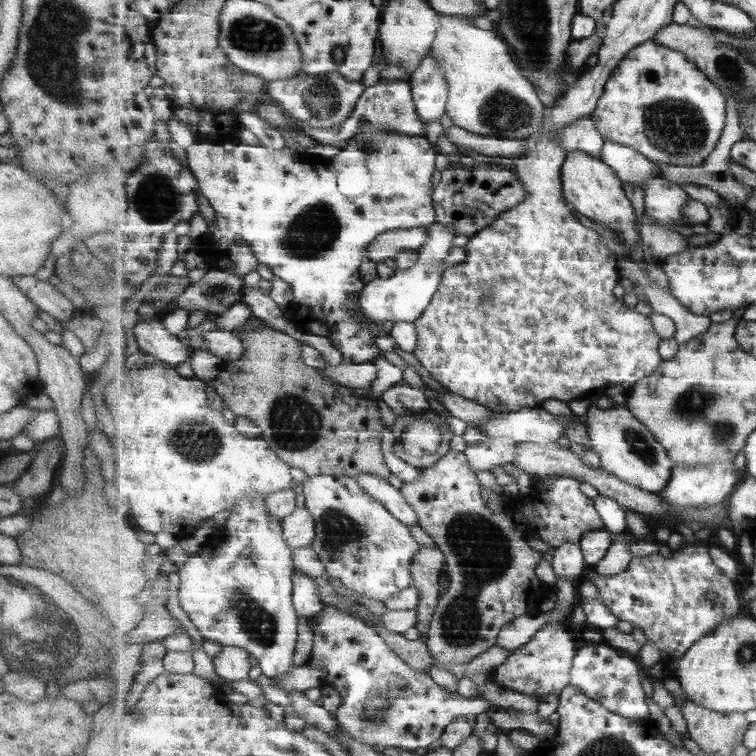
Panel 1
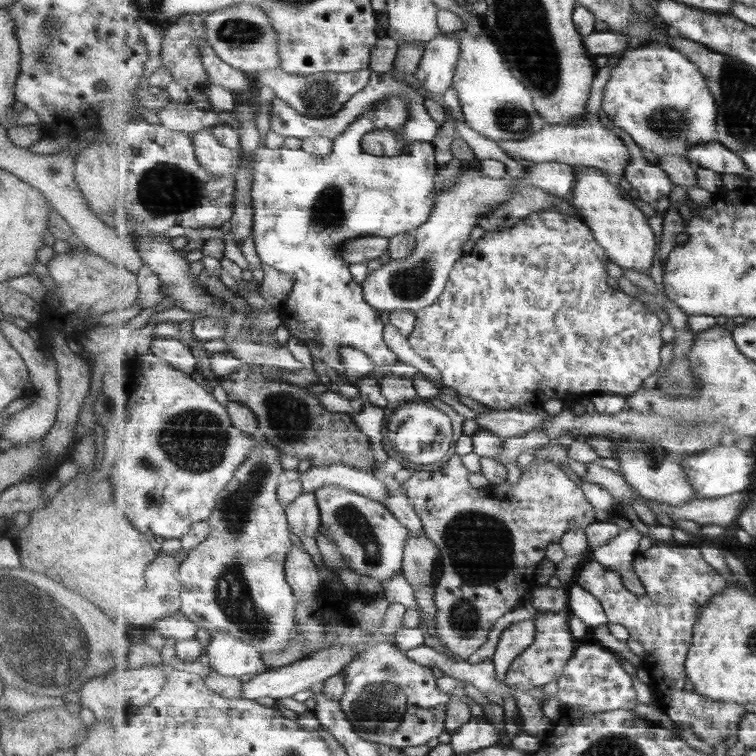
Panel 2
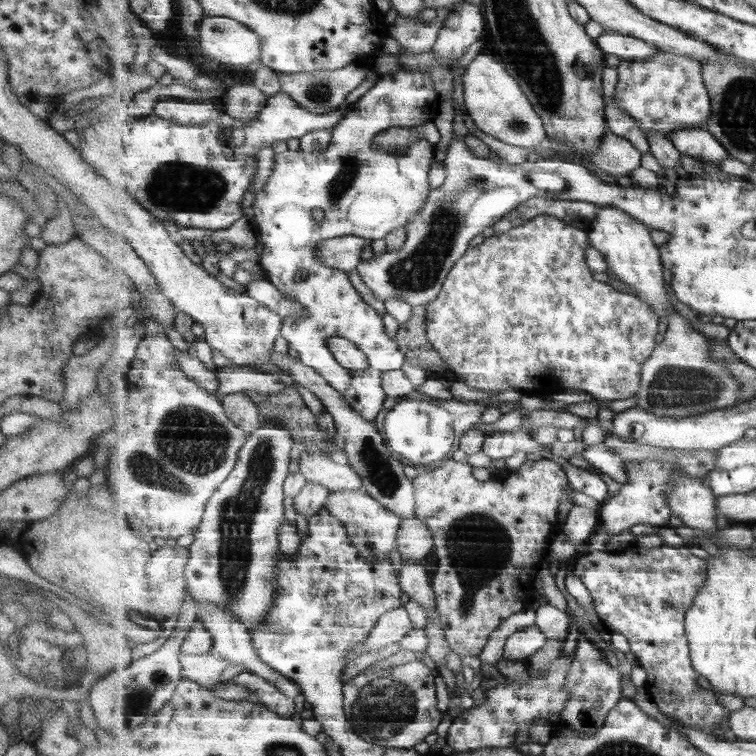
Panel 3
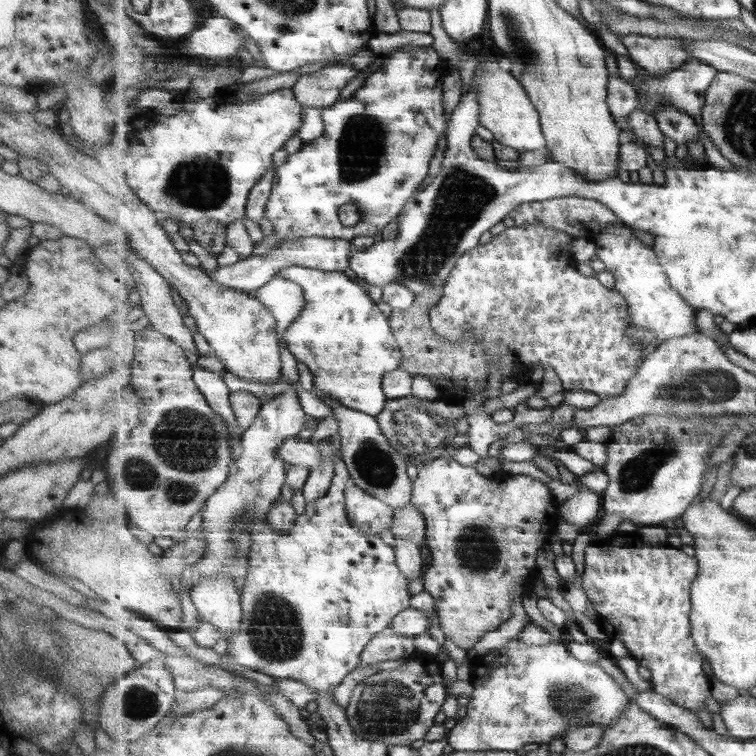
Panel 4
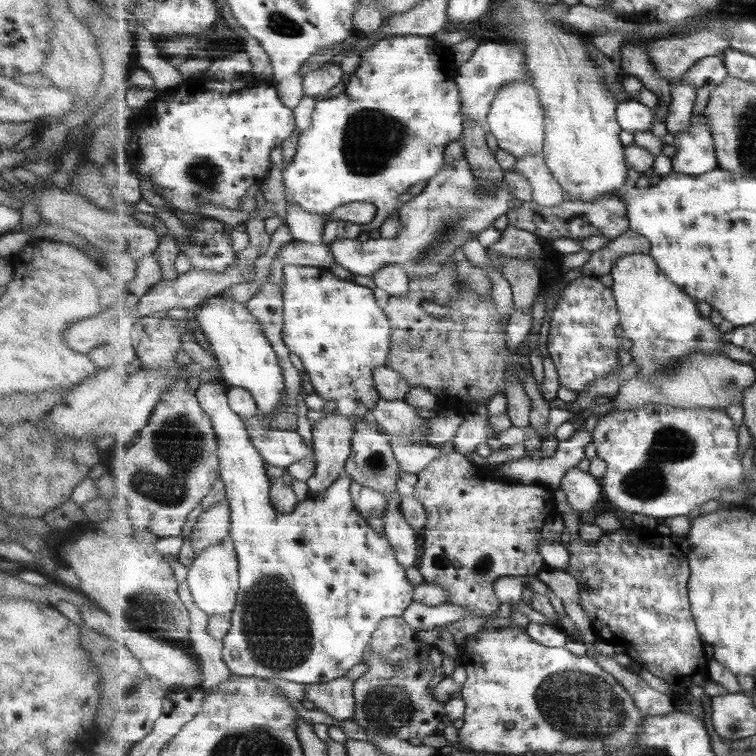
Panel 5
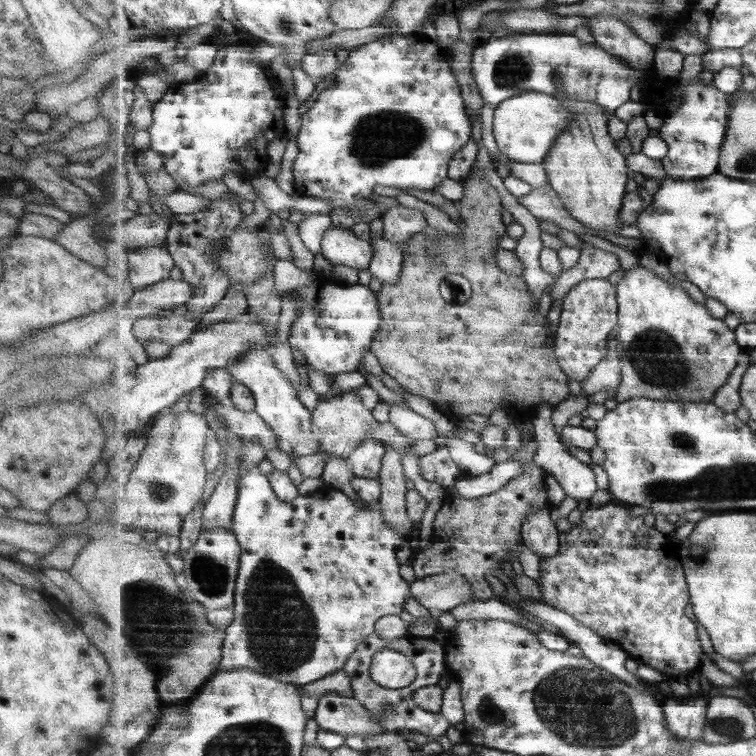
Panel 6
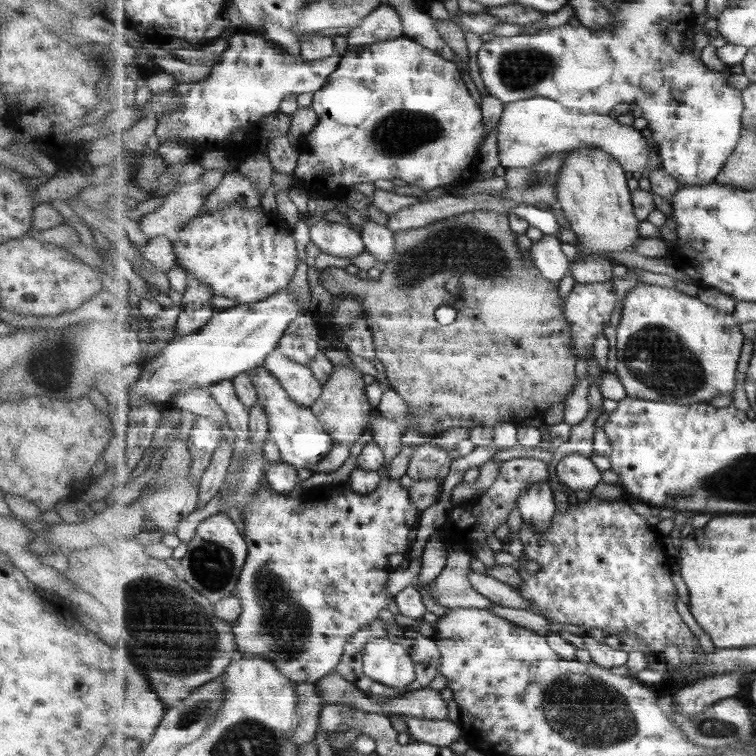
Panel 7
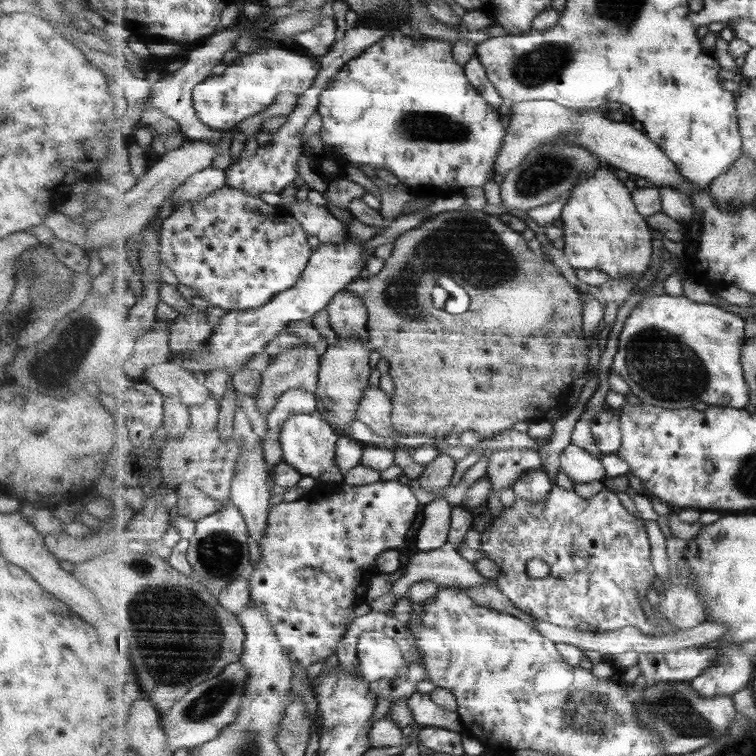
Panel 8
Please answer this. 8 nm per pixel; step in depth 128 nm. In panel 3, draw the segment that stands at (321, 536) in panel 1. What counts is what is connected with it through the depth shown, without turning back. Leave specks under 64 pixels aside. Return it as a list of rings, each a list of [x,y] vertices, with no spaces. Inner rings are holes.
[[[366,490],[330,492],[329,501],[325,507],[331,511],[331,515],[343,521],[343,525],[347,527],[347,535],[351,537],[353,545],[359,549],[359,553],[366,560],[374,562],[378,558],[388,558],[391,550],[399,548],[397,539],[403,518],[375,500]]]

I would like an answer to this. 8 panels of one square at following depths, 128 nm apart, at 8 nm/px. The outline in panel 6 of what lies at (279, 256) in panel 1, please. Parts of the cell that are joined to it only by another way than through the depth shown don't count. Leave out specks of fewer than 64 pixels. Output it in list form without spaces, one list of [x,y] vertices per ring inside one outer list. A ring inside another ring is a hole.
[[[389,34],[381,37],[379,40],[371,41],[369,44],[357,47],[350,51],[348,58],[339,66],[337,76],[334,76],[333,84],[321,86],[319,96],[313,106],[302,115],[302,127],[296,138],[299,152],[293,162],[294,186],[299,196],[310,196],[331,203],[331,218],[336,228],[351,230],[357,223],[367,223],[370,225],[373,219],[383,218],[383,213],[378,208],[379,204],[368,199],[375,193],[375,187],[387,186],[391,188],[415,188],[419,190],[435,191],[441,184],[441,180],[449,178],[449,162],[453,156],[471,140],[471,117],[467,113],[467,105],[462,96],[462,89],[451,70],[447,50],[443,49],[431,41],[422,40],[418,35],[399,36]],[[317,275],[317,280],[313,284],[301,286],[301,288],[291,290],[286,294],[293,295],[299,301],[299,318],[293,320],[293,326],[289,332],[289,343],[293,350],[299,349],[305,353],[306,368],[311,367],[321,371],[333,381],[335,376],[341,372],[358,372],[359,366],[363,367],[365,353],[371,351],[371,343],[375,340],[375,335],[379,334],[381,323],[383,323],[379,300],[374,290],[359,283],[345,285]]]

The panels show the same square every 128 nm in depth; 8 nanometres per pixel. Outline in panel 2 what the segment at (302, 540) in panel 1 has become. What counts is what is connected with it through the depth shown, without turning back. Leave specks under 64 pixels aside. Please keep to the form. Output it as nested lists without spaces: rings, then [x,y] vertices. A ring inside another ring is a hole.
[[[315,493],[301,494],[289,504],[286,513],[293,534],[317,538],[321,527],[321,509]]]

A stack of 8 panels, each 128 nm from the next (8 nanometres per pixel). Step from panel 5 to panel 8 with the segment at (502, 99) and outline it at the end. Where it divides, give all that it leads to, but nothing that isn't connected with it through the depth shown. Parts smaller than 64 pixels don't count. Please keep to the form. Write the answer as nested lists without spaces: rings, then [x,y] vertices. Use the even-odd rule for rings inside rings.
[[[527,100],[527,102],[511,103],[511,114],[503,146],[497,156],[495,173],[506,177],[515,170],[531,150],[543,143],[565,141],[583,147],[599,156],[611,168],[624,170],[629,175],[648,179],[653,186],[673,186],[683,190],[685,194],[709,191],[709,187],[693,185],[667,156],[667,153],[647,136],[644,130],[633,129],[631,119],[622,121],[610,120],[605,114],[595,110],[577,111],[552,100]]]

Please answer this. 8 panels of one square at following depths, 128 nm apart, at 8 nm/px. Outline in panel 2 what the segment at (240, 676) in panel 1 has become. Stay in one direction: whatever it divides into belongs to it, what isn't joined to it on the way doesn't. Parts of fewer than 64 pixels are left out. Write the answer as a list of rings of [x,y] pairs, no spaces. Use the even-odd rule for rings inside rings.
[[[231,633],[210,634],[211,643],[205,648],[209,665],[221,675],[230,677],[261,674],[269,670],[261,651]]]

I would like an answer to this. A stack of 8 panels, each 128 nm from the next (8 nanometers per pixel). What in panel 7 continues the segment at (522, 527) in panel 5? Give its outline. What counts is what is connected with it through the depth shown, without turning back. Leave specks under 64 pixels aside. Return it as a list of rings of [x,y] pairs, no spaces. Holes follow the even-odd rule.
[[[430,443],[414,446],[406,474],[417,482],[444,481],[449,476],[452,458],[449,453]],[[515,458],[502,462],[501,473],[495,480],[495,484],[479,501],[471,505],[470,511],[467,508],[460,508],[460,506],[454,506],[448,511],[446,520],[440,527],[446,544],[465,548],[470,556],[477,558],[477,552],[475,552],[477,544],[484,546],[487,535],[494,535],[499,524],[506,523],[511,510],[514,507],[519,508],[518,501],[521,492],[525,488],[548,483],[549,470],[547,467],[545,462],[535,460],[535,458]]]

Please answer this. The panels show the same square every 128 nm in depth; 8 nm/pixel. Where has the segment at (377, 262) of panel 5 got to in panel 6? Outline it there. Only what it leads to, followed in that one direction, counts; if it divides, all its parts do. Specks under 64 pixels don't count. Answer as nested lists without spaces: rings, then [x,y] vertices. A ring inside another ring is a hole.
[[[333,226],[329,228],[323,239],[322,255],[326,256],[333,265],[343,264],[358,270],[369,270],[375,252],[371,238],[361,240],[352,230]]]

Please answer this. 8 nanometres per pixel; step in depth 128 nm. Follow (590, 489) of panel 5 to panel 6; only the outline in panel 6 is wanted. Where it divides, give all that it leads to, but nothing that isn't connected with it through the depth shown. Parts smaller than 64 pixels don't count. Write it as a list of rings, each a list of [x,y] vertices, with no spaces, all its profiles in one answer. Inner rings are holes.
[[[543,402],[543,408],[539,410],[539,416],[535,416],[533,422],[533,439],[537,442],[536,450],[532,456],[533,462],[541,466],[546,473],[551,474],[566,495],[572,497],[577,502],[589,501],[591,496],[597,492],[597,478],[592,466],[585,465],[575,456],[572,456],[566,446],[561,442],[551,425],[550,418],[553,417],[554,406]]]

